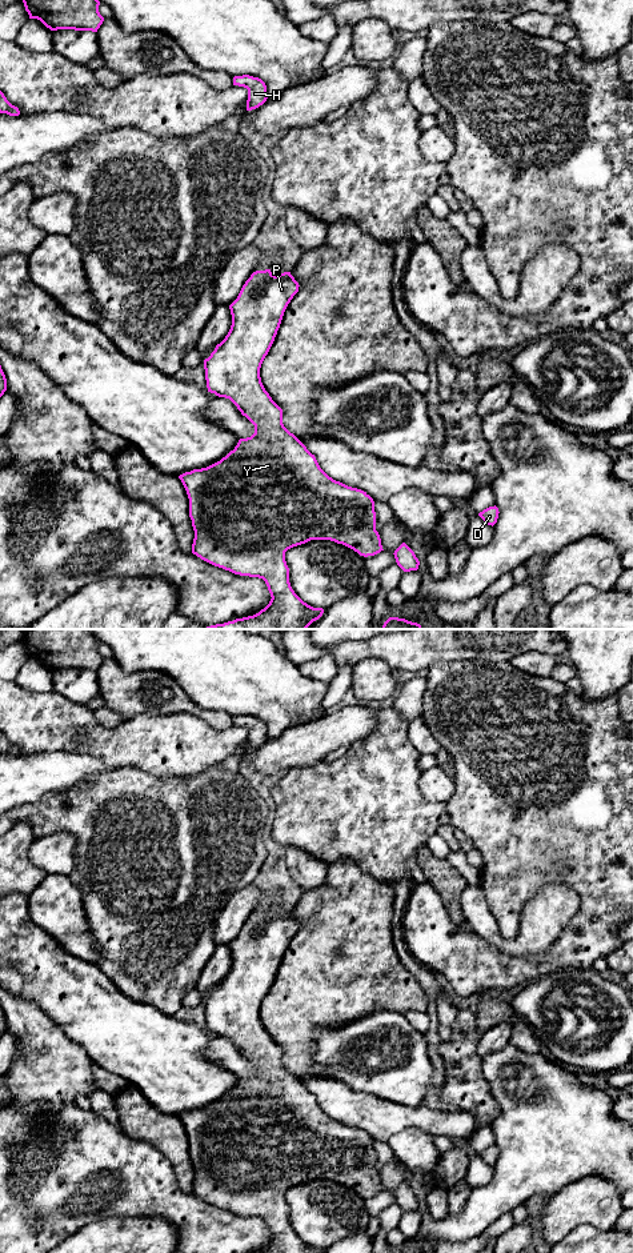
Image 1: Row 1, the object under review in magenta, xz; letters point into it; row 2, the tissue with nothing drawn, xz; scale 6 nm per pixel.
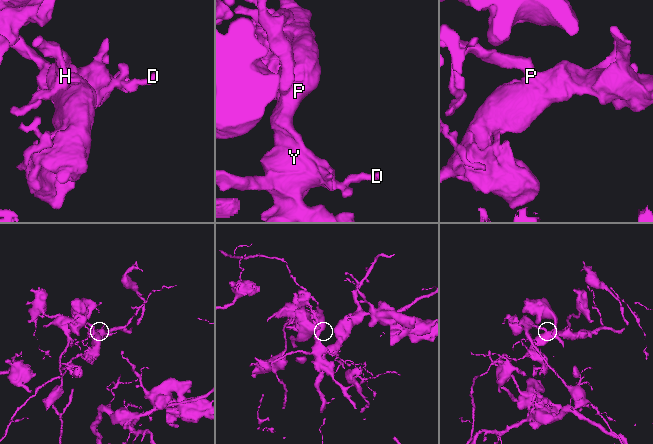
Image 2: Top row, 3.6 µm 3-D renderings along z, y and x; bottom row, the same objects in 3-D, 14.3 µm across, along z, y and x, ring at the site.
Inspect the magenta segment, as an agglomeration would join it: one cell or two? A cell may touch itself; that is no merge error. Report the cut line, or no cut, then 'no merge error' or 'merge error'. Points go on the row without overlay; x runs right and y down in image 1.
cut none; no merge error

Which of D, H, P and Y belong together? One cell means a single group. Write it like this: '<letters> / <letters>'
D H P Y

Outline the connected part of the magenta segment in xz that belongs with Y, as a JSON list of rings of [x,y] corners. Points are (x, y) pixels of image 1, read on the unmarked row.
[[[271,909],[256,910],[243,925],[237,938],[229,945],[231,969],[211,996],[204,1000],[207,1028],[208,1032],[219,1037],[229,1038],[241,1054],[255,1065],[255,1073],[251,1077],[240,1078],[235,1089],[220,1101],[179,1116],[189,1138],[189,1157],[195,1170],[192,1193],[235,1214],[263,1218],[272,1238],[259,1253],[324,1253],[322,1248],[313,1248],[304,1242],[292,1229],[289,1208],[285,1201],[288,1189],[311,1180],[330,1180],[364,1197],[384,1190],[376,1170],[373,1138],[361,1129],[333,1120],[320,1108],[315,1094],[284,1066],[283,1049],[272,1040],[261,1022],[261,1004],[275,981],[288,944],[299,932],[299,926],[291,912],[275,916]]]

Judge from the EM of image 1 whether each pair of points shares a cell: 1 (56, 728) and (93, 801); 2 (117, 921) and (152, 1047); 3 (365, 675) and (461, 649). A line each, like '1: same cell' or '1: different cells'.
1: different cells
2: different cells
3: different cells

